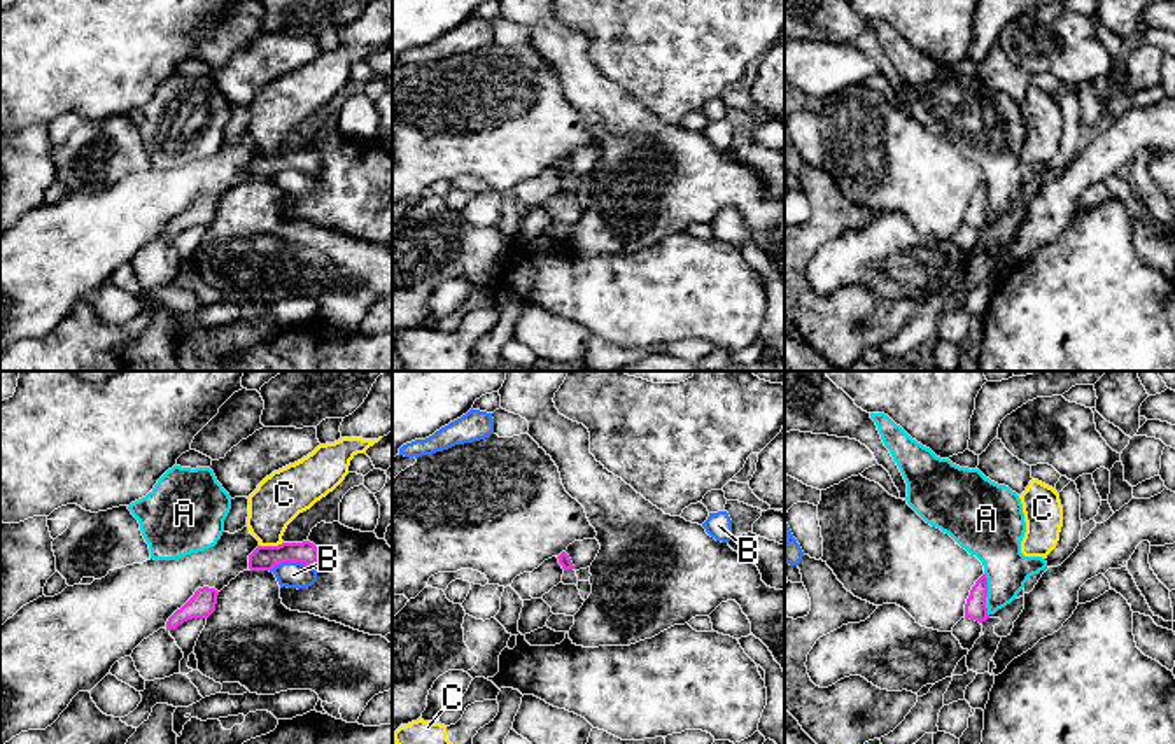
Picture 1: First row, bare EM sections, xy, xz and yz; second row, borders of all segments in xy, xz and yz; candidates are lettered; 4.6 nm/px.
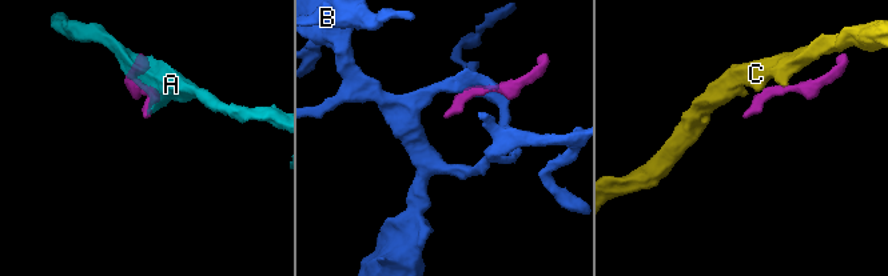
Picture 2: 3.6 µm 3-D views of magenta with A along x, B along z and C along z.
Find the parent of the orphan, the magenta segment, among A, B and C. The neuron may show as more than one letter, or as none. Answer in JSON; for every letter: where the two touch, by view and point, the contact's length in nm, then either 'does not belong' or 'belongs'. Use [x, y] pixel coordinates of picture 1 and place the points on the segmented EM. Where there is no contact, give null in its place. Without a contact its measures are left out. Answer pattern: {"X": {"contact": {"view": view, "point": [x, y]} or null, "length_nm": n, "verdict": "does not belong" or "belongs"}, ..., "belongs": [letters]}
{"A": {"contact": {"view": "yz", "point": [986, 594]}, "length_nm": 200, "verdict": "does not belong"}, "B": {"contact": {"view": "xy", "point": [291, 561]}, "length_nm": 200, "verdict": "does not belong"}, "C": {"contact": {"view": "xy", "point": [272, 547]}, "length_nm": 110, "verdict": "does not belong"}, "belongs": []}

